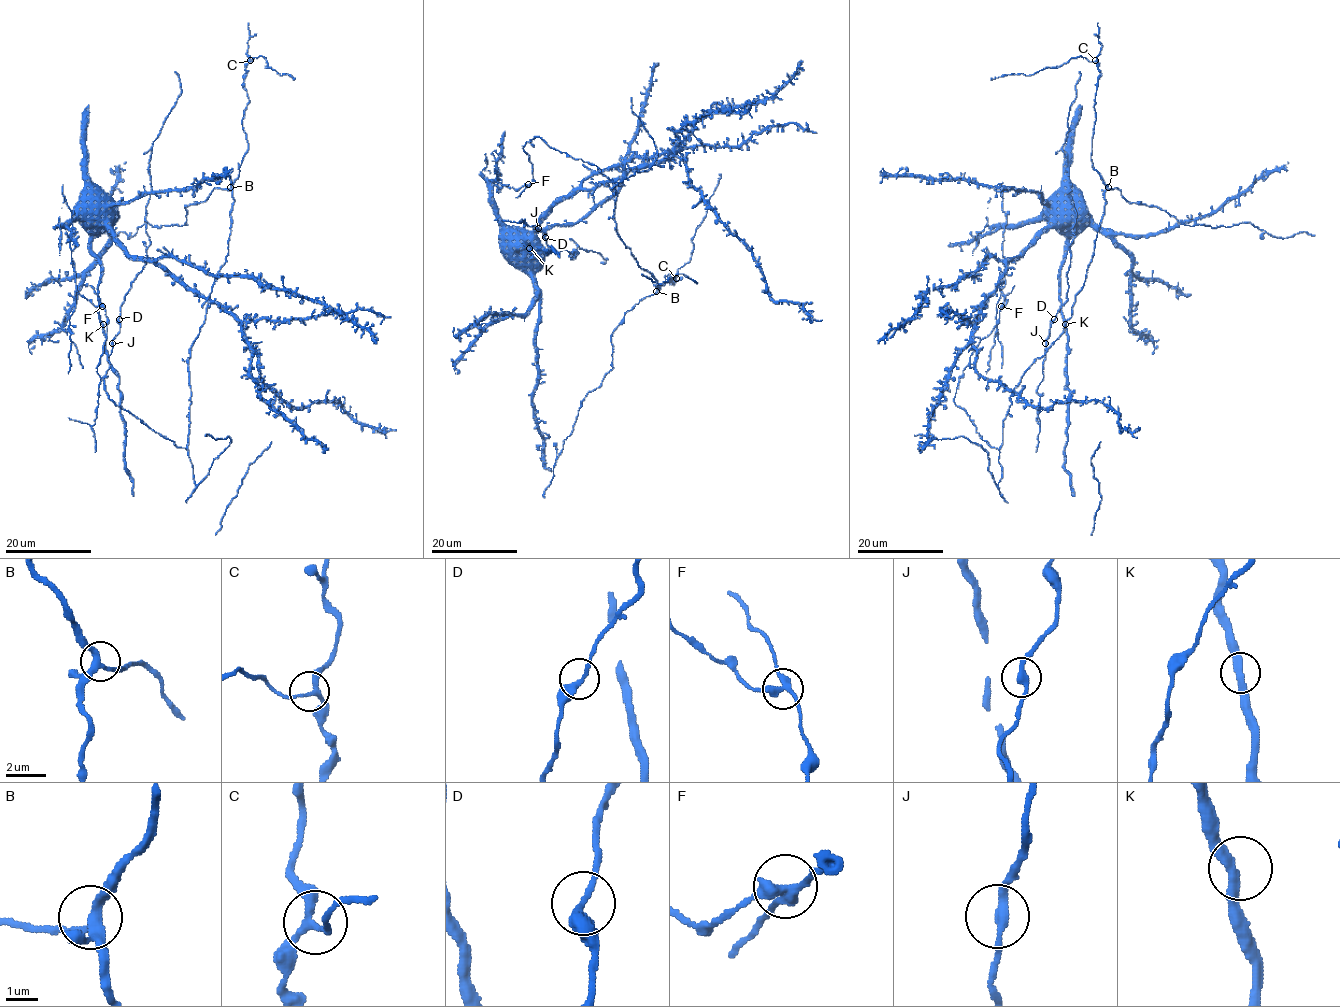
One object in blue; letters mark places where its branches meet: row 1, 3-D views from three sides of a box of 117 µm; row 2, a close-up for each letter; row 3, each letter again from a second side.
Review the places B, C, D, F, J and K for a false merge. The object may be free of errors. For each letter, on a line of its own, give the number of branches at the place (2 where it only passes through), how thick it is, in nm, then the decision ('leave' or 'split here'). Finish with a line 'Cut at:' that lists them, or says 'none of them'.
B: branches 3; calibre 300 nm; leave
C: branches 3; calibre 180 nm; leave
D: branches 2; calibre 360 nm; leave
F: branches 3; calibre 320 nm; split here
J: branches 2; calibre 300 nm; leave
K: branches 2; calibre 340 nm; leave
Cut at: F

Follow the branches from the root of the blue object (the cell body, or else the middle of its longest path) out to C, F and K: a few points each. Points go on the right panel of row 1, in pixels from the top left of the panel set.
C: (1049, 208), (998, 228), (1006, 304), (954, 396), (998, 449), (1013, 388), (1071, 316), (1104, 214), (1095, 60)
F: (1049, 208), (1044, 208), (1041, 217), (998, 228), (1004, 228), (1005, 286), (1001, 292), (1006, 304), (1001, 306)
K: (1049, 208), (1045, 207), (1045, 219), (1066, 238), (1066, 257), (1059, 271), (1061, 314), (1065, 324)

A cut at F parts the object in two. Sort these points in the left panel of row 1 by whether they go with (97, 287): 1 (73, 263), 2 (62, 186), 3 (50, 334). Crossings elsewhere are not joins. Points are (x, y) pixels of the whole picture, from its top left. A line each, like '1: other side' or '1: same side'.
1: other side
2: other side
3: same side

